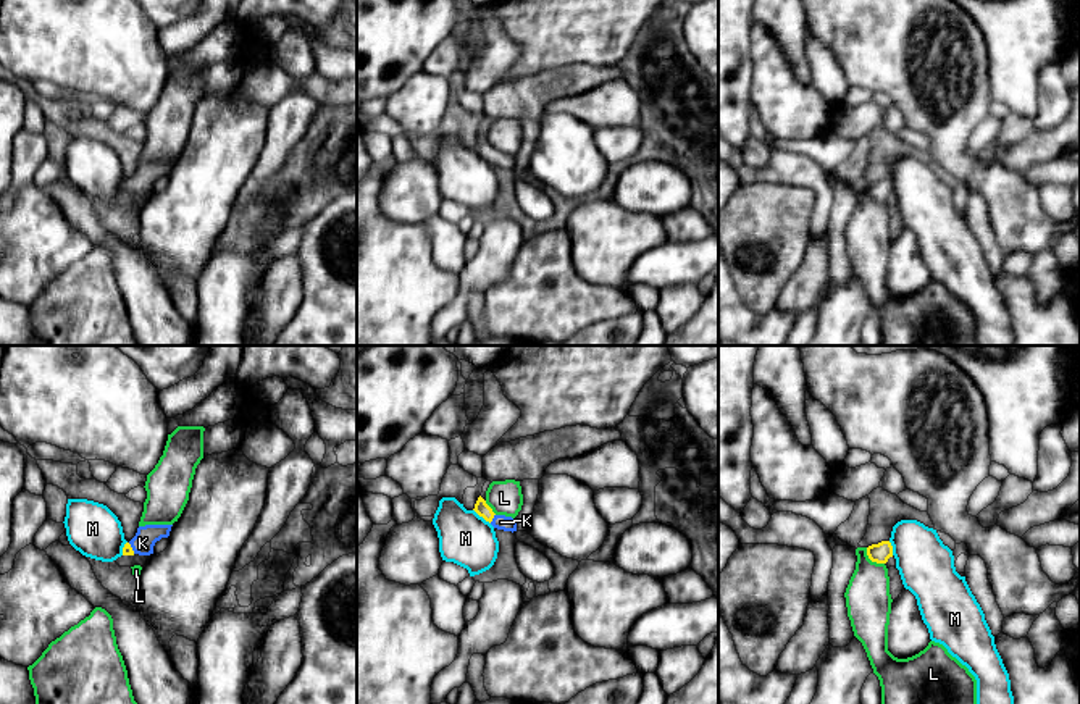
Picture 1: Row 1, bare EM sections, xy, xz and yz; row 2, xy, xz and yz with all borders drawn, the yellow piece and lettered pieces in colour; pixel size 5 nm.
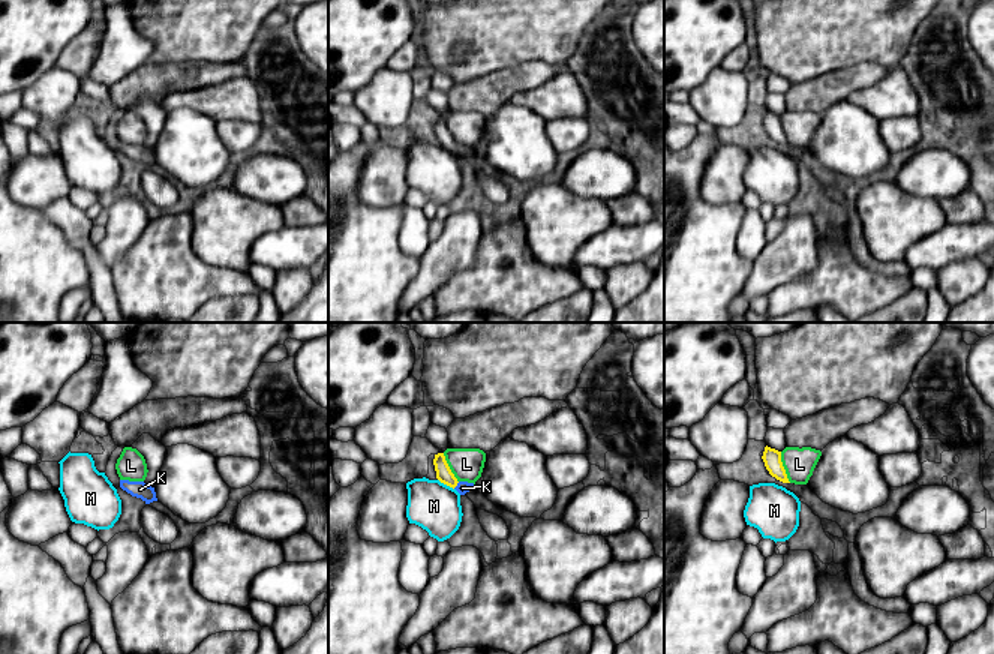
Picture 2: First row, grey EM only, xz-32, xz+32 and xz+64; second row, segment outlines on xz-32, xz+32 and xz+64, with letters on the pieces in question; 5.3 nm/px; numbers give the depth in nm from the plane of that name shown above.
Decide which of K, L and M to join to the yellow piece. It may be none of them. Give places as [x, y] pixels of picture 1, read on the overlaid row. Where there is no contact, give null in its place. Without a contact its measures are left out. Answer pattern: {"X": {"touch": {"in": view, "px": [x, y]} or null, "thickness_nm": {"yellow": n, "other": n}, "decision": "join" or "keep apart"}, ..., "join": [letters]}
{"K": {"touch": {"in": "xz", "px": [493, 517]}, "thickness_nm": {"yellow": 70, "other": 80}, "decision": "join"}, "L": {"touch": {"in": "yz", "px": [872, 561]}, "thickness_nm": {"yellow": 100, "other": 220}, "decision": "keep apart"}, "M": {"touch": {"in": "xz", "px": [481, 515]}, "thickness_nm": {"yellow": 70, "other": 260}, "decision": "keep apart"}, "join": ["K"]}

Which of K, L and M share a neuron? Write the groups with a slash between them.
K / L / M

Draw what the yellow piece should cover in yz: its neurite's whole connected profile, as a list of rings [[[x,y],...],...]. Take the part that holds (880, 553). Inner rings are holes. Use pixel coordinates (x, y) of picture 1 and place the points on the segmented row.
[[[881,541],[867,547],[867,555],[872,562],[886,564],[893,557],[893,546],[890,541]]]

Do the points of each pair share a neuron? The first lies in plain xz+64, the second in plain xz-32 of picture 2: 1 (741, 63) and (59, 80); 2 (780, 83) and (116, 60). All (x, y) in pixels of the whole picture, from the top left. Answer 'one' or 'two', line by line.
1: two
2: one

